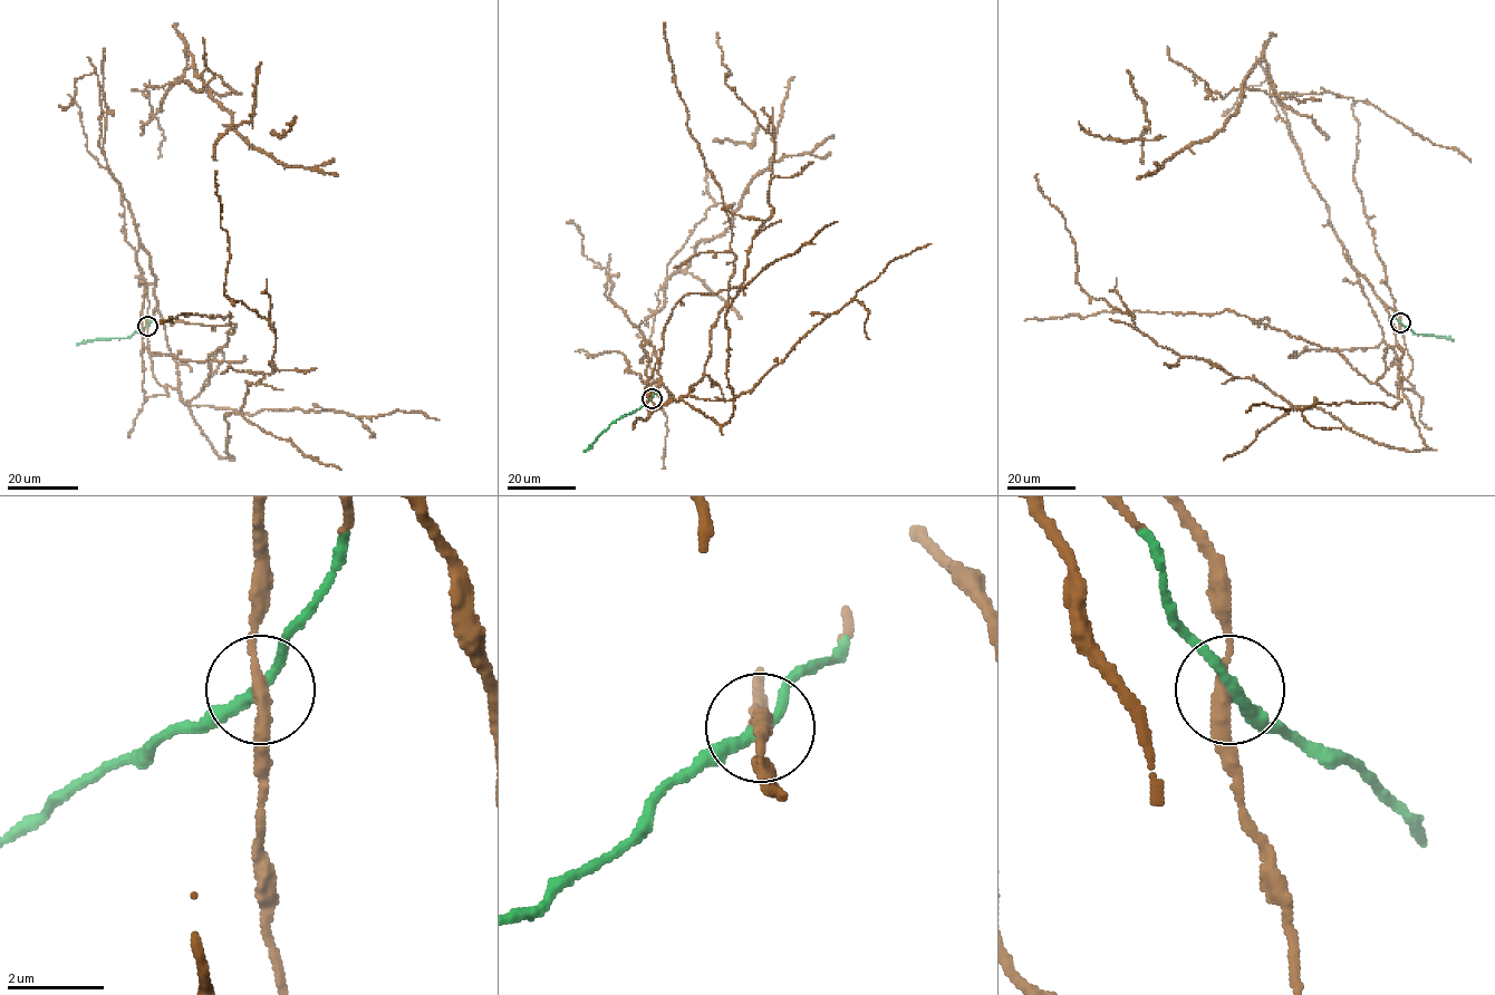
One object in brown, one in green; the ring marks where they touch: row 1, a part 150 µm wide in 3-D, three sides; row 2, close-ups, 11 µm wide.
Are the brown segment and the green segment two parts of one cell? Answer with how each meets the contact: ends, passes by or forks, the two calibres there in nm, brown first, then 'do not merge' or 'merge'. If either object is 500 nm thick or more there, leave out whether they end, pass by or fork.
brown passes by; green passes by; calibres 280 and 240 nm; merge

